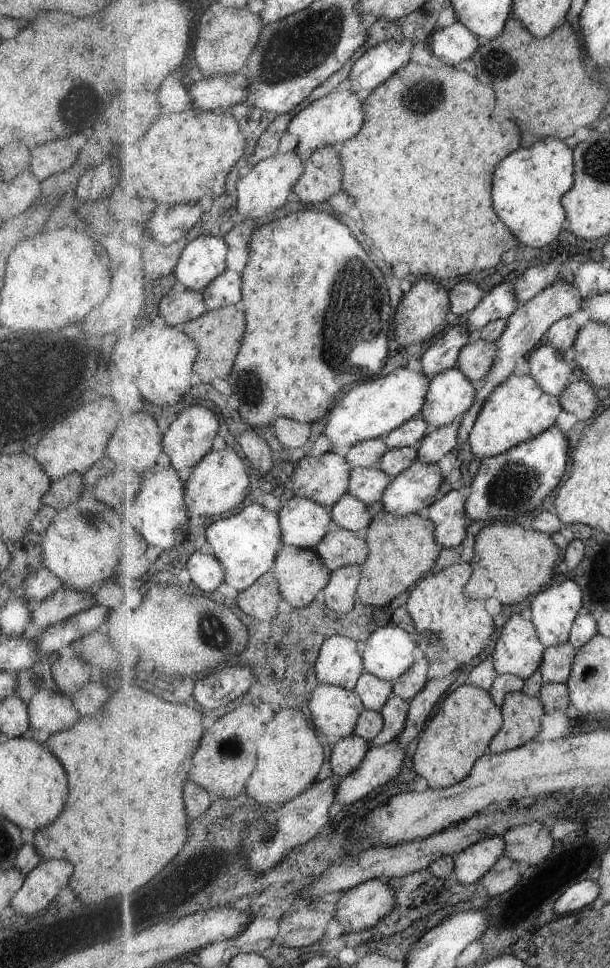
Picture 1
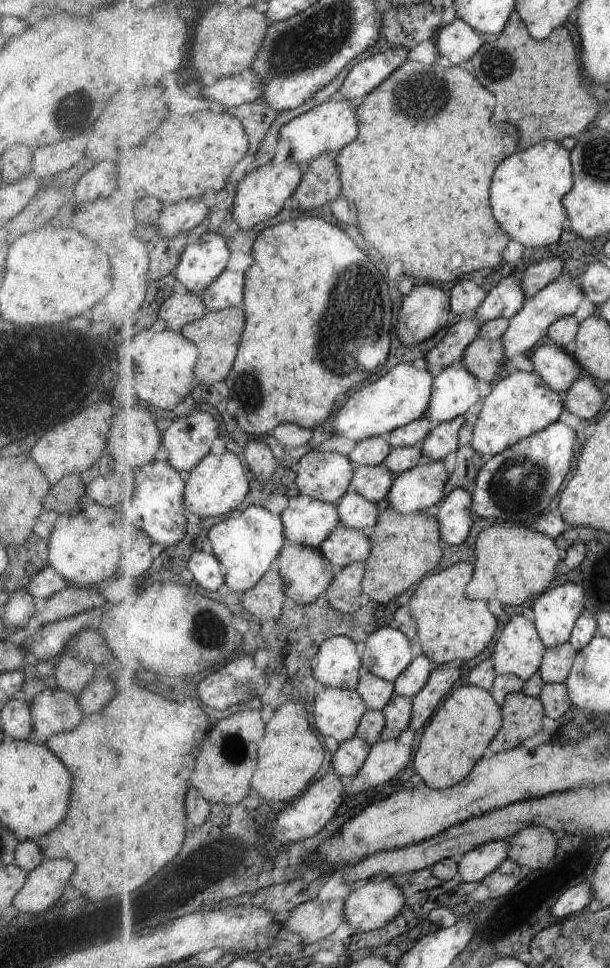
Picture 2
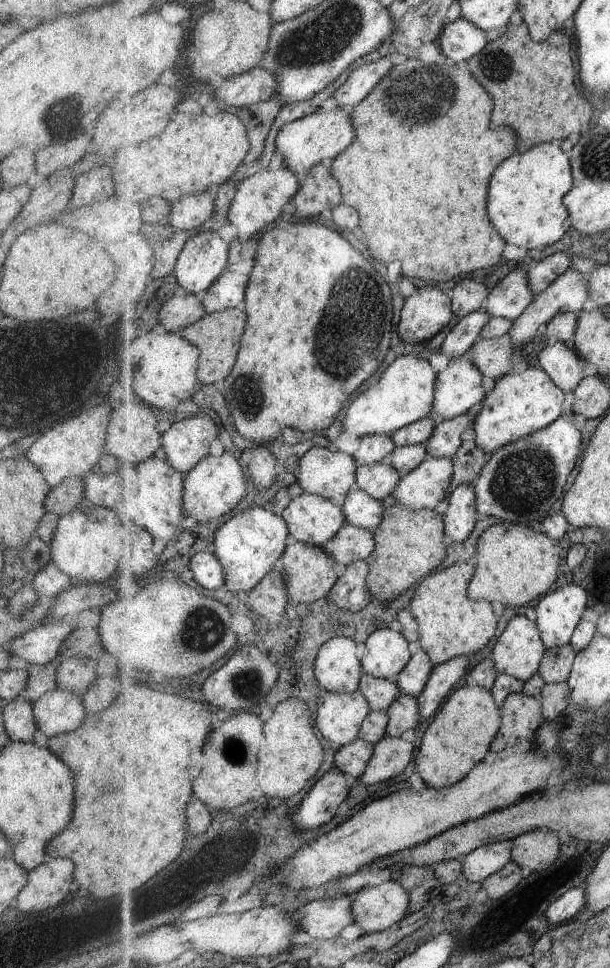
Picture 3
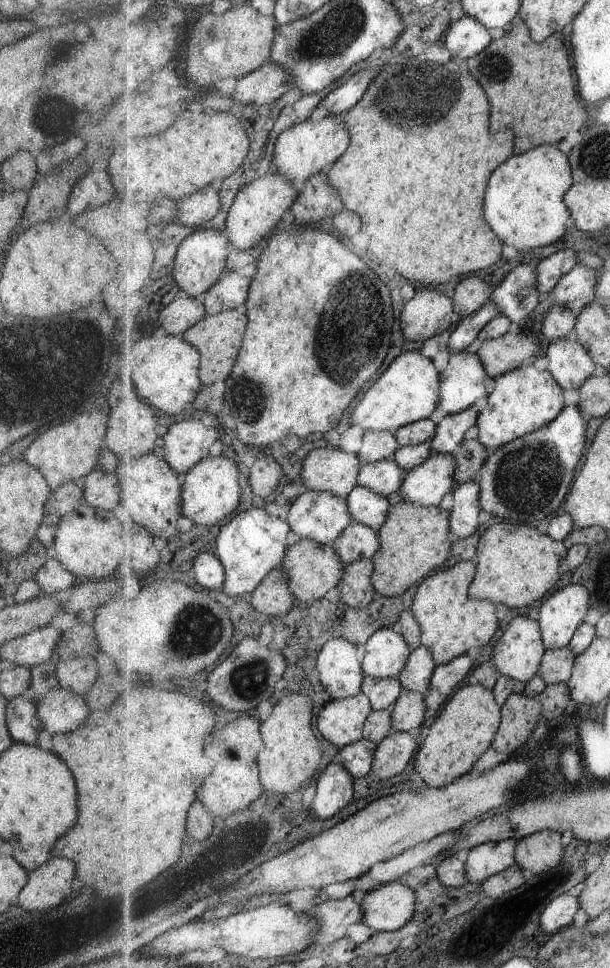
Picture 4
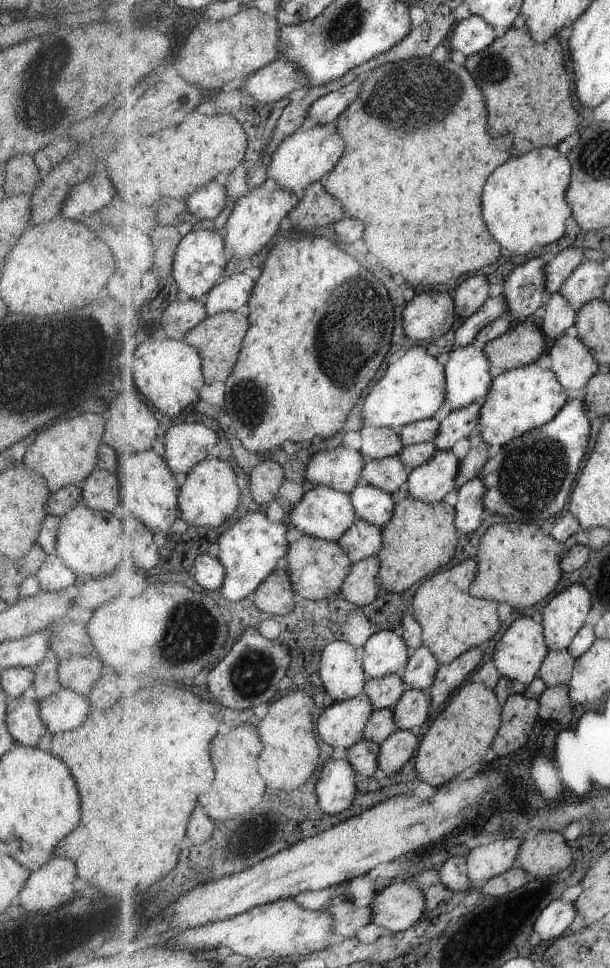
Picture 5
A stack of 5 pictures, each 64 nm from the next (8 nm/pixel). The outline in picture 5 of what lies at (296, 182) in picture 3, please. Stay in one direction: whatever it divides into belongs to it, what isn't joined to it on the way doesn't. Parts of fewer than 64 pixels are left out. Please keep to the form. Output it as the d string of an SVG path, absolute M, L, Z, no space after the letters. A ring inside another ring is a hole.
M271 178L254 188L249 195L242 196L224 229L228 254L235 259L253 258L255 254L259 254L273 240L273 236L279 234L283 218L288 217L299 203L299 197Z

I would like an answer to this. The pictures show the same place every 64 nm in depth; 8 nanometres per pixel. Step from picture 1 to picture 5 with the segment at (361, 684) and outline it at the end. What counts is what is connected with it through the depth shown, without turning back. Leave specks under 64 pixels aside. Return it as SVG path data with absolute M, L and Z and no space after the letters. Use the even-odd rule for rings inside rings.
M400 674L380 679L368 679L364 692L367 693L376 709L395 707L410 686Z

